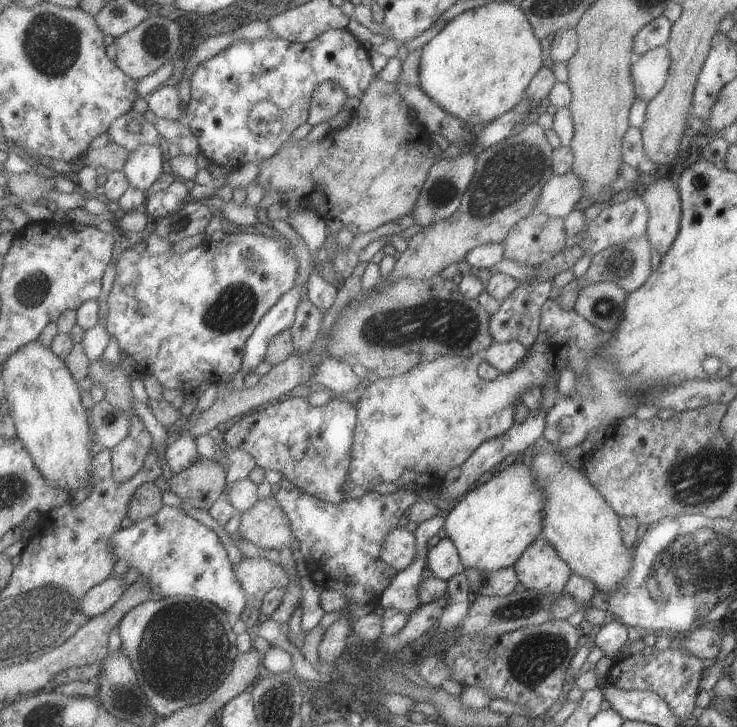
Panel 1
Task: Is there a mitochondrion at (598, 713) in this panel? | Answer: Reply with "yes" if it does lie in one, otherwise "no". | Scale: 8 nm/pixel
no

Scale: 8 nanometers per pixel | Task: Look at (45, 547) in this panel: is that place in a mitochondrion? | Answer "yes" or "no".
no

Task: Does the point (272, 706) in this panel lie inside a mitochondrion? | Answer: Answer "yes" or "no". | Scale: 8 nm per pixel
yes

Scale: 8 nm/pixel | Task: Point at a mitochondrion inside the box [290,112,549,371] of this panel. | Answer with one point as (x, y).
(453, 324)

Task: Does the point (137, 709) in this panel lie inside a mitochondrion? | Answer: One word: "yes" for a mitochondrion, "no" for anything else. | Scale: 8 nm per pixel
yes

